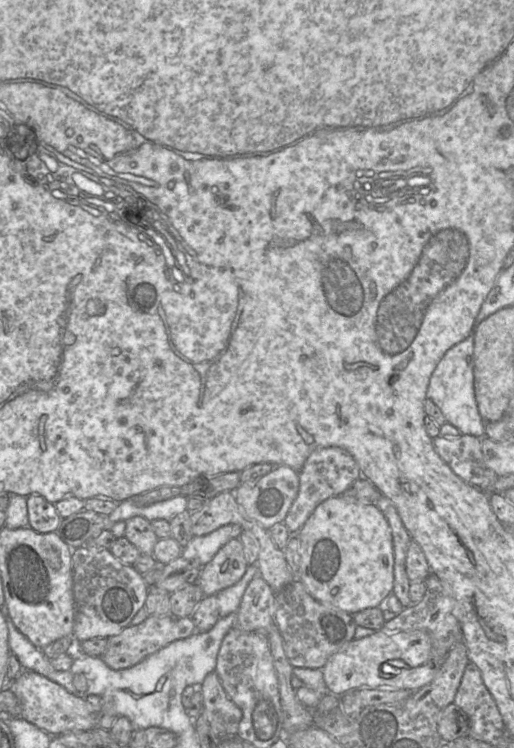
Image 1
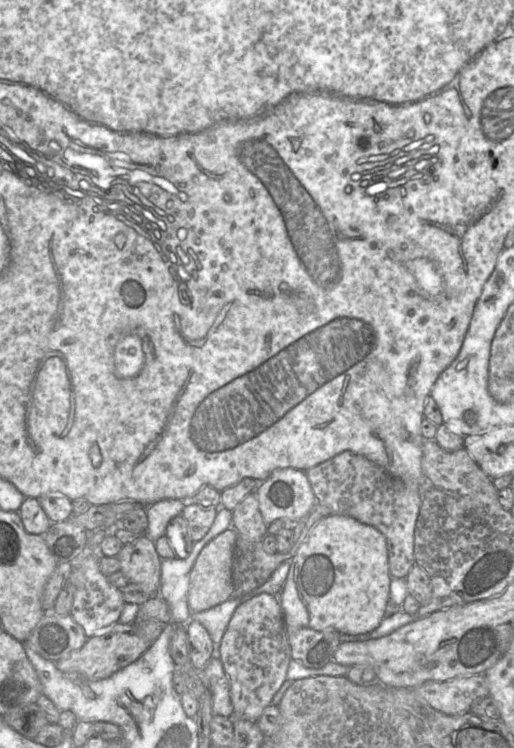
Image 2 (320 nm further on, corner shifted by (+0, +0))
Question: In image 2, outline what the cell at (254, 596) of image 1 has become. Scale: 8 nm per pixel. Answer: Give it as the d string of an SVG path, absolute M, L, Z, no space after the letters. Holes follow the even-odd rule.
M261 593L236 608L221 640L219 658L230 681L232 719L257 723L287 680L292 659L279 596Z

